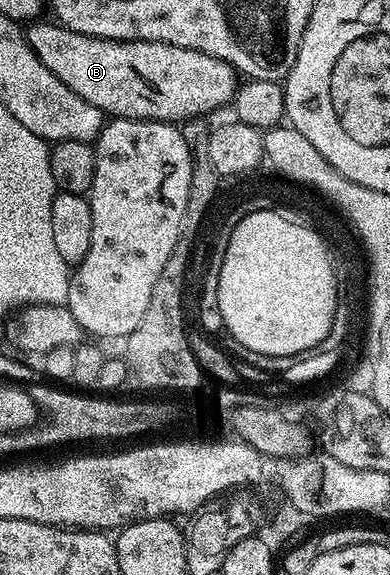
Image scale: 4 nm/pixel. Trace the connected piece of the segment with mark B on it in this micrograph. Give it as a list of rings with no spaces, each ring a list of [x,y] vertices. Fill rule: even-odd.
[[[43,20],[33,21],[26,29],[25,36],[28,40],[28,44],[34,50],[38,56],[39,61],[59,81],[62,81],[64,85],[69,86],[70,90],[74,90],[80,98],[86,102],[90,102],[92,106],[108,115],[112,118],[127,119],[127,120],[164,120],[168,123],[179,123],[185,121],[194,120],[196,117],[207,117],[207,112],[216,112],[223,104],[226,106],[233,103],[233,97],[236,94],[238,87],[238,73],[232,65],[226,63],[224,60],[214,58],[210,54],[202,54],[202,50],[194,50],[193,48],[187,48],[186,46],[174,46],[173,43],[158,42],[157,40],[112,40],[112,39],[100,39],[97,36],[88,36],[84,34],[78,34],[77,31],[72,31],[69,28],[59,23],[50,21],[42,22]]]

